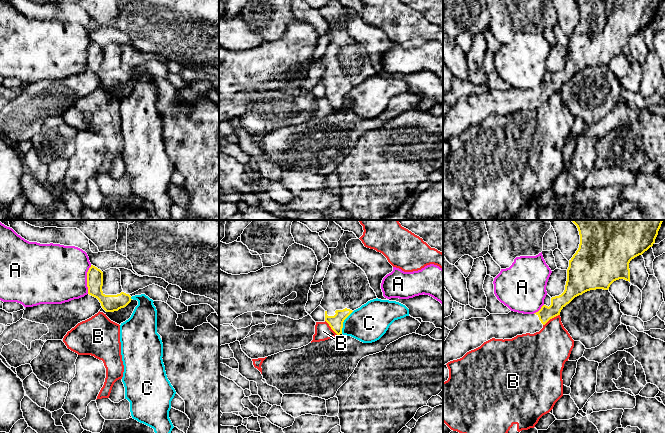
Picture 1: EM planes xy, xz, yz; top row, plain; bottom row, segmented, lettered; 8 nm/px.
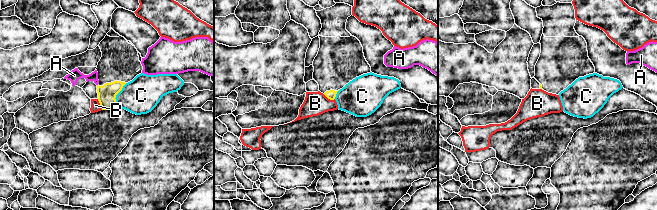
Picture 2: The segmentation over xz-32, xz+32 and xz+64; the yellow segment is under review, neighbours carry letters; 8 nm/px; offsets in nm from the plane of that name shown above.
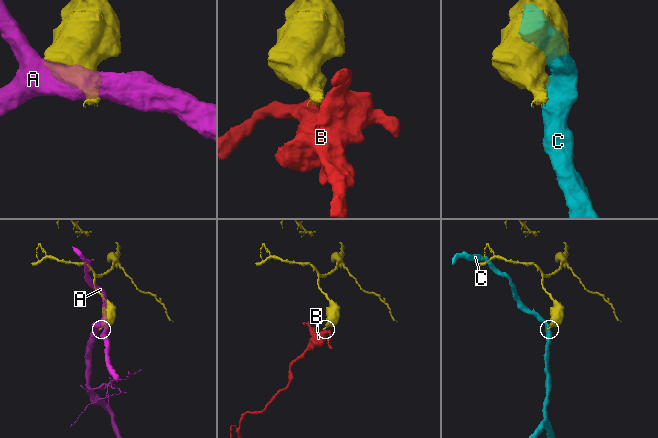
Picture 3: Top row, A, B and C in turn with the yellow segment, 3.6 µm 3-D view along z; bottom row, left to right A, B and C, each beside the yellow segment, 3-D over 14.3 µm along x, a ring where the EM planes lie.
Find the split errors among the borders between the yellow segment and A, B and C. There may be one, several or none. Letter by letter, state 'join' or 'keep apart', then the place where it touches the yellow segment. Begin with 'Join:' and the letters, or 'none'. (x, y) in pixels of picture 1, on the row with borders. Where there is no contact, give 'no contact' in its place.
Join: none
A: keep apart; contact xy (87, 279)
B: keep apart; contact yz (551, 318)
C: keep apart; contact xz (343, 321)

